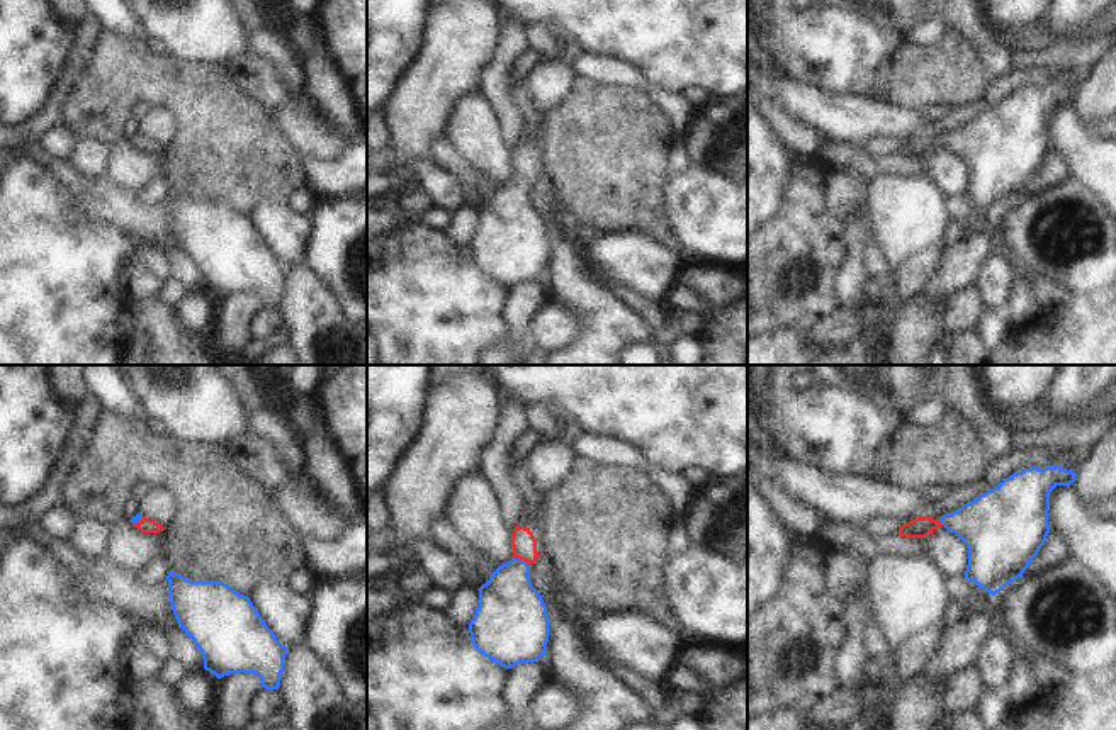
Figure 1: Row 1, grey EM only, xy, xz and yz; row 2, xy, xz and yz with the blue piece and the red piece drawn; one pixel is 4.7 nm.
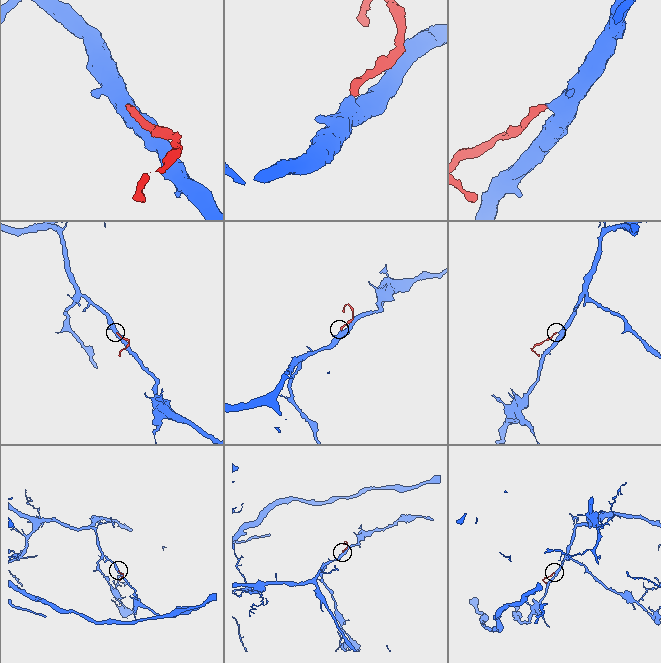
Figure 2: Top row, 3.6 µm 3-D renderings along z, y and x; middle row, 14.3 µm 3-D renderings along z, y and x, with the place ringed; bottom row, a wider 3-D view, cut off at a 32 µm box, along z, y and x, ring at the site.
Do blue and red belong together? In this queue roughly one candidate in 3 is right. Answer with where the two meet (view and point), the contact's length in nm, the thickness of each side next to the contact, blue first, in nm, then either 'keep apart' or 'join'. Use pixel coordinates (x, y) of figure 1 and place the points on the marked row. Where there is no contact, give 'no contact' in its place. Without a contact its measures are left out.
meets blue in xz at (522, 561); contact 90 nm long; 320 nm thick on the blue side, 120 nm on the other; join

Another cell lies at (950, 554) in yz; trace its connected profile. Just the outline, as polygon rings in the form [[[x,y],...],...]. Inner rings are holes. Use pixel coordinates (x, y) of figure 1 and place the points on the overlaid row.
[[[941,526],[922,540],[931,548],[931,559],[948,579],[965,574],[968,548],[955,533]]]

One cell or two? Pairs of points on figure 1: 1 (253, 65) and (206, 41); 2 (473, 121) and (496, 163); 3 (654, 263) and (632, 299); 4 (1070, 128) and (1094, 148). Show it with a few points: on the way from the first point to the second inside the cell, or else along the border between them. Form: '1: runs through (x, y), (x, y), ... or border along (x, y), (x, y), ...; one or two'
1: border along (247, 44), (223, 65); two
2: runs through (473, 131), (486, 153); one
3: border along (602, 274), (631, 291), (665, 303); two
4: runs through (1076, 133), (1089, 146); one

